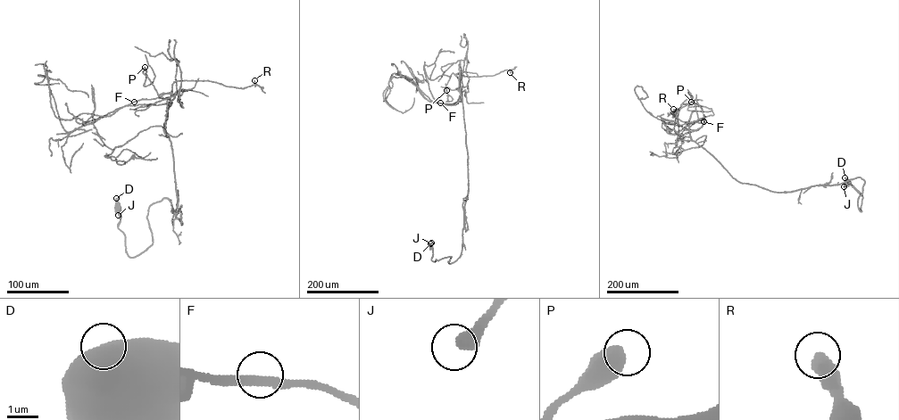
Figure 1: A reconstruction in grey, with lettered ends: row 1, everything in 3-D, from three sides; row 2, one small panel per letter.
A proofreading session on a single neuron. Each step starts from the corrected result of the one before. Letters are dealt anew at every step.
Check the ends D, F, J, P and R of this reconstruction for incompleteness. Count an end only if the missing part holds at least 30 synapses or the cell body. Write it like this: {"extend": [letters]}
{"extend": []}

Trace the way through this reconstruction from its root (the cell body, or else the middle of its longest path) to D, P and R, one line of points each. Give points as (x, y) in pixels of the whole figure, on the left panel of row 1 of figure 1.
D: (117, 209), (116, 198)
P: (117, 209), (130, 257), (152, 244), (152, 204), (167, 198), (182, 224), (164, 131), (171, 102), (145, 67)
R: (117, 209), (130, 257), (152, 244), (152, 204), (167, 198), (181, 224), (164, 131), (172, 84), (254, 80)

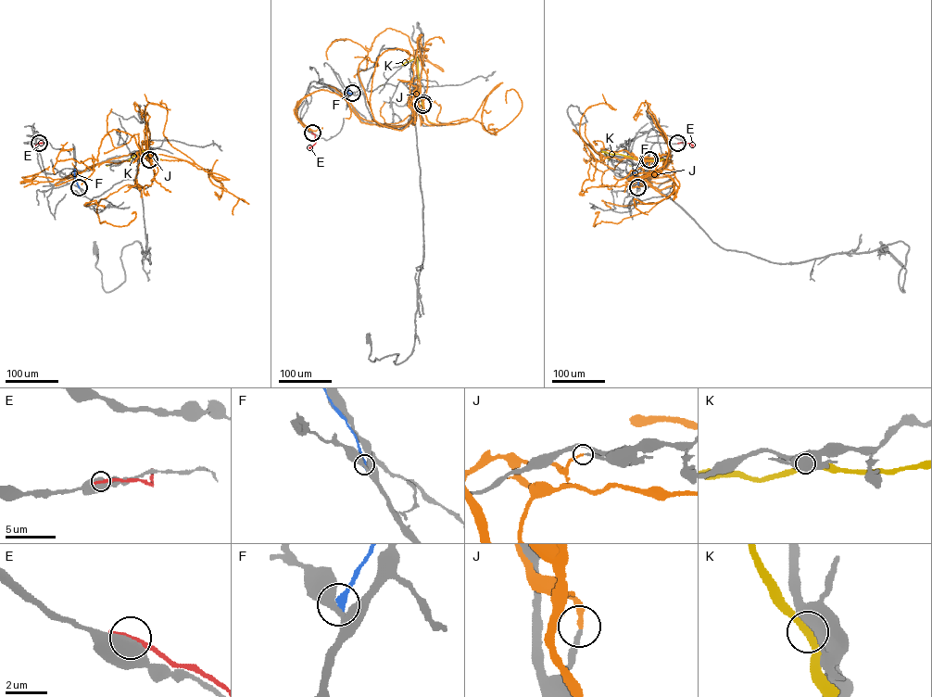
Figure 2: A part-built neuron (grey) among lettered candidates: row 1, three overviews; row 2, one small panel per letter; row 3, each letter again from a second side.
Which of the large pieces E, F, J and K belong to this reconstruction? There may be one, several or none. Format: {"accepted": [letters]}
{"accepted": []}

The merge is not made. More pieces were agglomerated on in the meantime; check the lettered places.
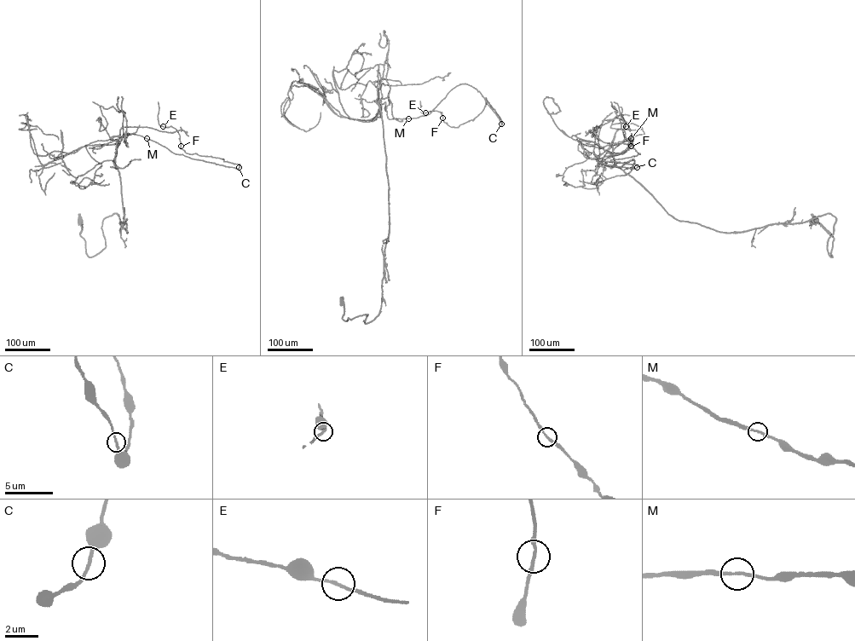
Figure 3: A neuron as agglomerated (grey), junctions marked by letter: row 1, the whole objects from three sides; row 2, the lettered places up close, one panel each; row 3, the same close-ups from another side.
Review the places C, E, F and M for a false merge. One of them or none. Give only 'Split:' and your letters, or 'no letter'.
Split: no letter

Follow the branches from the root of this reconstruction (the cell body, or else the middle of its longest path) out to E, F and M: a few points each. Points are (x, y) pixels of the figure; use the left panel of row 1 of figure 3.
E: (79, 221), (89, 256), (106, 246), (105, 218), (127, 233), (123, 135), (239, 168), (186, 153), (163, 126)
F: (79, 221), (89, 256), (106, 246), (105, 218), (127, 233), (123, 135), (239, 168), (181, 146)
M: (79, 221), (89, 256), (105, 218), (127, 233), (116, 148), (147, 138)

